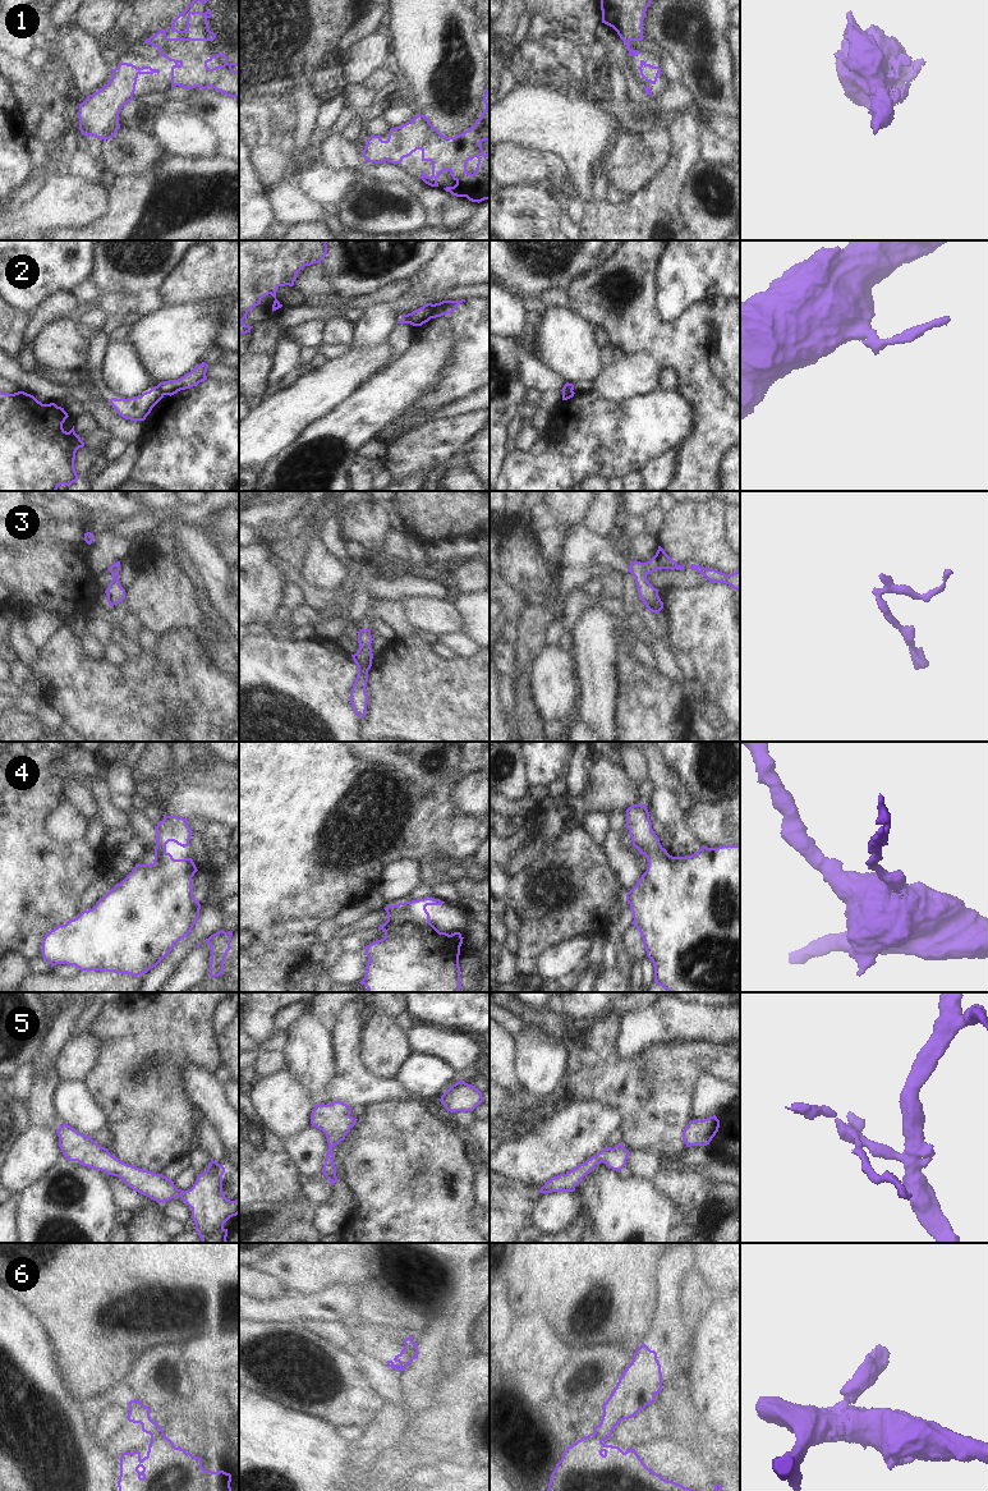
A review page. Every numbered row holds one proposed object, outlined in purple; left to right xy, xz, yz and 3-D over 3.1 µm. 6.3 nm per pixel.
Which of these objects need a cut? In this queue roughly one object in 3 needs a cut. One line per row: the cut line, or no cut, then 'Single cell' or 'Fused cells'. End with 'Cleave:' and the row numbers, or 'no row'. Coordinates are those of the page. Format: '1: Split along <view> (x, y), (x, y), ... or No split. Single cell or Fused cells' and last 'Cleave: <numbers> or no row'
1: No split. Single cell
2: Split along xy (156, 386), (164, 394). Fused cells
3: No split. Single cell
4: No split. Single cell
5: No split. Single cell
6: Split along xy (162, 1432), (151, 1441). Fused cells
Cleave: 2, 6

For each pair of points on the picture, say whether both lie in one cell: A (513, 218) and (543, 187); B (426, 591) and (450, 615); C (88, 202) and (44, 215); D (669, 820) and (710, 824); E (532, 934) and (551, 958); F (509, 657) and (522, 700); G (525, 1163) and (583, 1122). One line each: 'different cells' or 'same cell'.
A: same cell
B: different cells
C: same cell
D: different cells
E: different cells
F: different cells
G: same cell

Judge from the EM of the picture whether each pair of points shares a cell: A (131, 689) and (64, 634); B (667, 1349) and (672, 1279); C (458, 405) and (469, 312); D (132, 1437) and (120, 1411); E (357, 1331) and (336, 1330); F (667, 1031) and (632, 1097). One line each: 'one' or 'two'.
A: one
B: one
C: two
D: two
E: two
F: two

